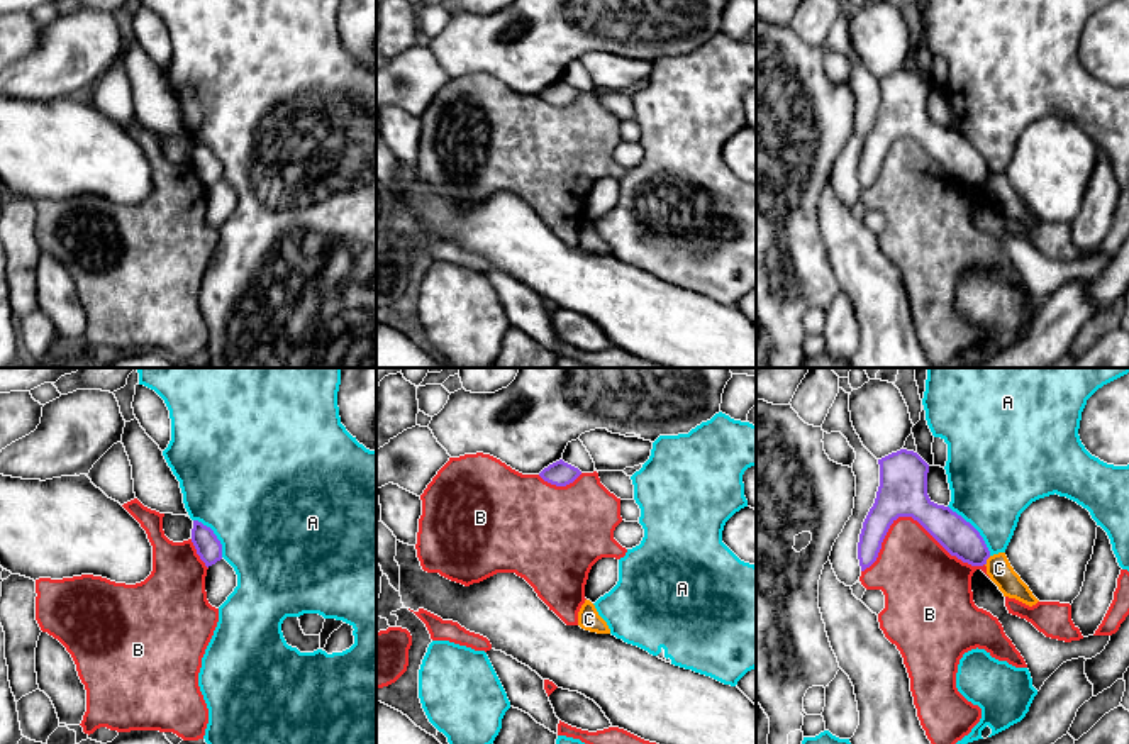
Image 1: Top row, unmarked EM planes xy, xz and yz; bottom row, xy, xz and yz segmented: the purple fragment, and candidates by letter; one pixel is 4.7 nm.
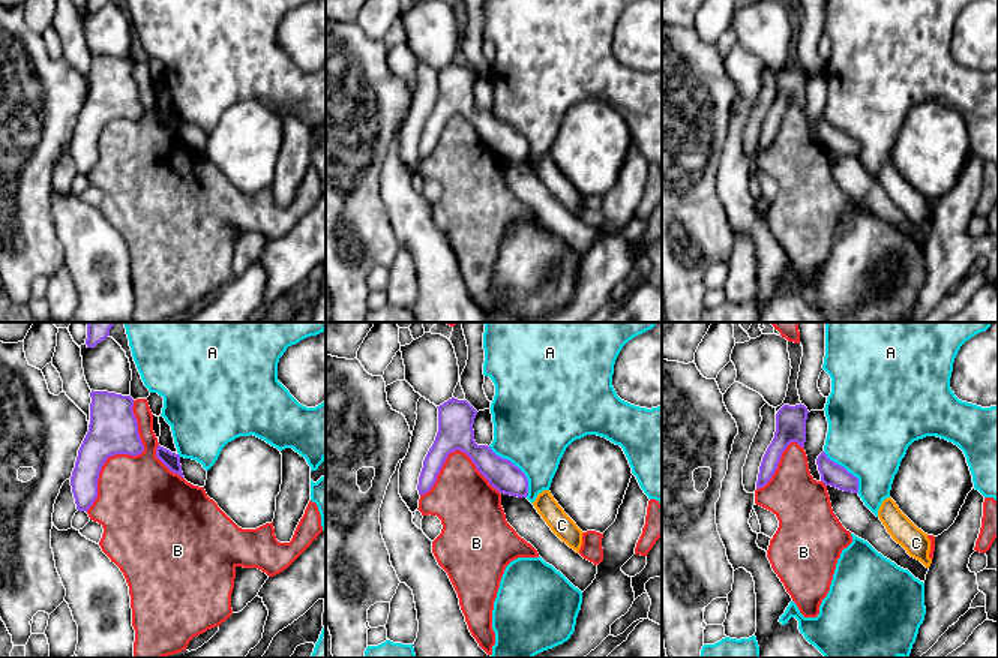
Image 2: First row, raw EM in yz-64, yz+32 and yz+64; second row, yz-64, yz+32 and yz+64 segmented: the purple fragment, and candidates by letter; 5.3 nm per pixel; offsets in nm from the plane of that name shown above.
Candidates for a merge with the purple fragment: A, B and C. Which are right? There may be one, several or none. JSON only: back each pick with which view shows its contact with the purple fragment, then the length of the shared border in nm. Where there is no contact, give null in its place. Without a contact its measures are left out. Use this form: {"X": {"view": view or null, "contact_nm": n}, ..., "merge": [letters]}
{"merge": []}

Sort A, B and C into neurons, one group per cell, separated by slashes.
A / B / C

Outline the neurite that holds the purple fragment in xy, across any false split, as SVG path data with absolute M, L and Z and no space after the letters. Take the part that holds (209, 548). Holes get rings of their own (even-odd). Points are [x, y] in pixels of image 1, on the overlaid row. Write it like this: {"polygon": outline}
{"polygon": "M193 520L192 542L207 568L222 559L220 541L210 527L203 525L198 520Z"}

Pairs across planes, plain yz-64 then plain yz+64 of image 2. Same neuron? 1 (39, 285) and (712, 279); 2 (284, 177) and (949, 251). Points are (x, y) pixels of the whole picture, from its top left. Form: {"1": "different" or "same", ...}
{"1": "same", "2": "same"}

